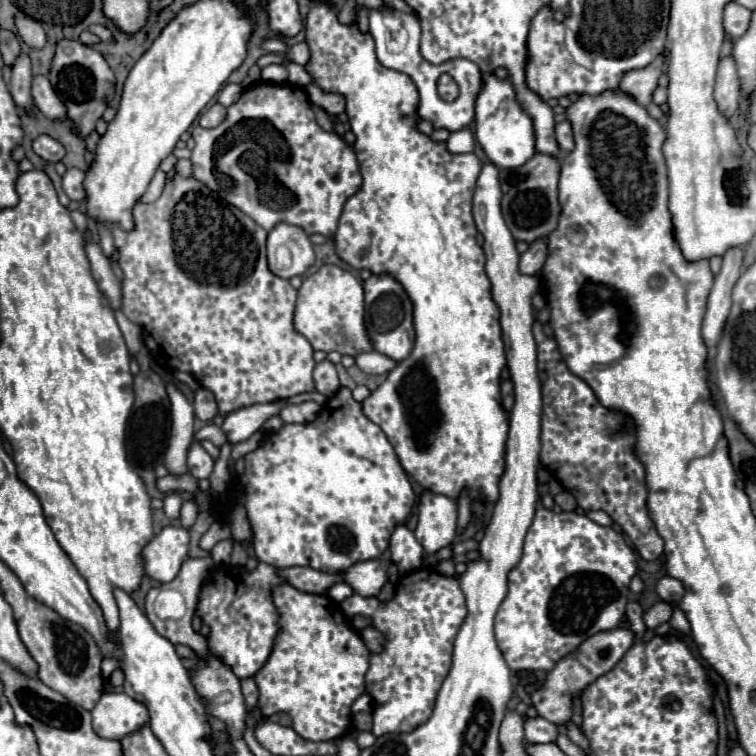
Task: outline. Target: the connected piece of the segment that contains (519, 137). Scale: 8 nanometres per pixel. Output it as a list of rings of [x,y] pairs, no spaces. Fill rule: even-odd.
[[[494,73],[482,77],[482,87],[478,91],[476,107],[474,107],[474,133],[484,149],[486,157],[502,169],[520,167],[536,153],[536,135],[534,135],[534,123],[530,115],[524,111],[516,97],[516,89],[510,79],[498,79]]]

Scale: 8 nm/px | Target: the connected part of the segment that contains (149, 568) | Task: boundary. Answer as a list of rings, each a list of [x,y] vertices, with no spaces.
[[[164,527],[142,551],[146,573],[160,583],[176,579],[182,563],[188,559],[188,543],[190,533],[184,527]]]

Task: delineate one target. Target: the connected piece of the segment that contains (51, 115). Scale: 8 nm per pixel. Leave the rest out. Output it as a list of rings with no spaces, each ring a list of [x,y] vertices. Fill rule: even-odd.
[[[36,75],[36,77],[32,79],[32,99],[34,99],[34,105],[36,105],[48,119],[62,119],[62,117],[66,117],[64,105],[62,105],[62,101],[58,99],[58,95],[54,93],[48,77]]]

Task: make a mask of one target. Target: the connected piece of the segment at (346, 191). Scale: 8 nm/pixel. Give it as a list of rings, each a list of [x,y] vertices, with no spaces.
[[[258,81],[258,83],[252,83],[244,89],[242,97],[228,107],[228,113],[226,113],[226,119],[214,127],[214,129],[202,129],[202,127],[194,127],[192,131],[192,137],[196,141],[196,147],[192,149],[192,177],[202,181],[204,185],[208,185],[212,191],[216,191],[222,199],[226,199],[230,205],[238,207],[240,211],[244,211],[248,217],[252,217],[262,229],[270,231],[276,223],[290,223],[290,225],[298,225],[302,227],[308,235],[314,235],[314,233],[320,233],[320,235],[334,235],[336,233],[336,227],[338,227],[338,219],[340,219],[340,213],[342,213],[342,207],[344,203],[360,189],[362,185],[362,175],[360,175],[360,167],[358,167],[358,159],[354,155],[354,151],[350,147],[346,147],[342,143],[342,139],[336,135],[336,133],[328,133],[324,131],[318,123],[316,123],[316,117],[314,117],[314,111],[312,111],[312,103],[306,95],[306,91],[298,85],[292,85],[292,83],[268,83],[268,81]]]

